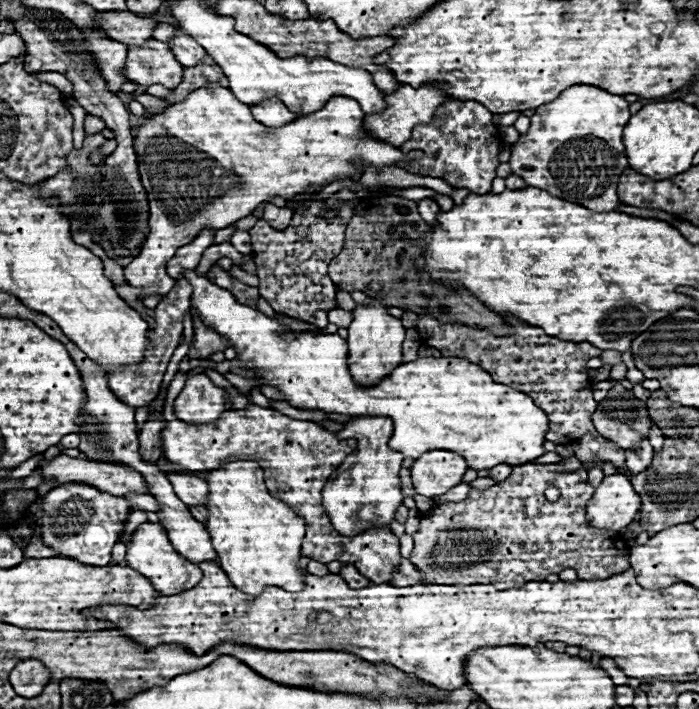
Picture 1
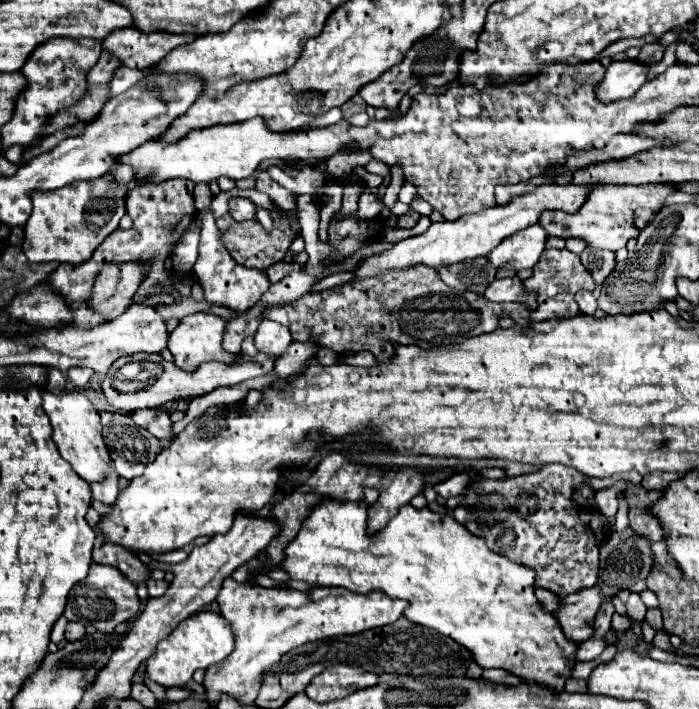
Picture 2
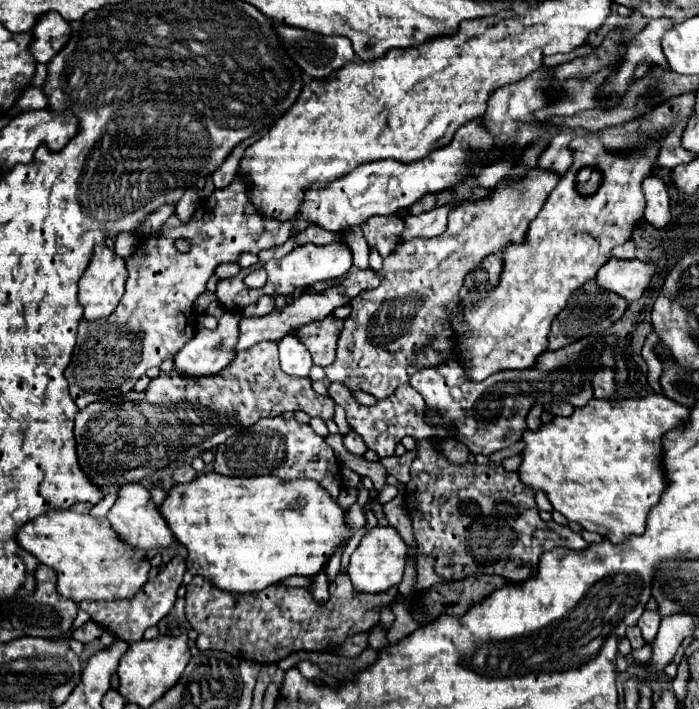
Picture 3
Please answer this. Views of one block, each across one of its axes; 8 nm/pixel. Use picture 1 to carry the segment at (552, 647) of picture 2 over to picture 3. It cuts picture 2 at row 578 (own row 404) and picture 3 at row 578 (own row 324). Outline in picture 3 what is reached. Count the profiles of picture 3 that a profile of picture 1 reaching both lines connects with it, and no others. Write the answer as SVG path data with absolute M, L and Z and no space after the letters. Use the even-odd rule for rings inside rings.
M204 472L198 478L194 478L188 484L178 484L168 492L168 498L164 500L164 504L160 506L160 514L166 518L172 534L176 536L176 540L180 544L184 544L188 548L188 572L192 572L194 576L204 576L206 580L212 580L212 584L216 584L220 590L226 592L238 592L238 594L252 594L252 592L260 592L264 588L268 588L270 584L276 584L284 578L290 578L294 574L298 576L316 576L324 570L324 566L328 564L328 560L332 558L332 554L340 548L346 546L346 542L350 540L350 528L346 522L346 510L328 494L324 492L324 488L320 488L320 484L316 484L314 480L280 480L276 476L254 476L254 478L228 478L228 476L218 476L216 472Z

